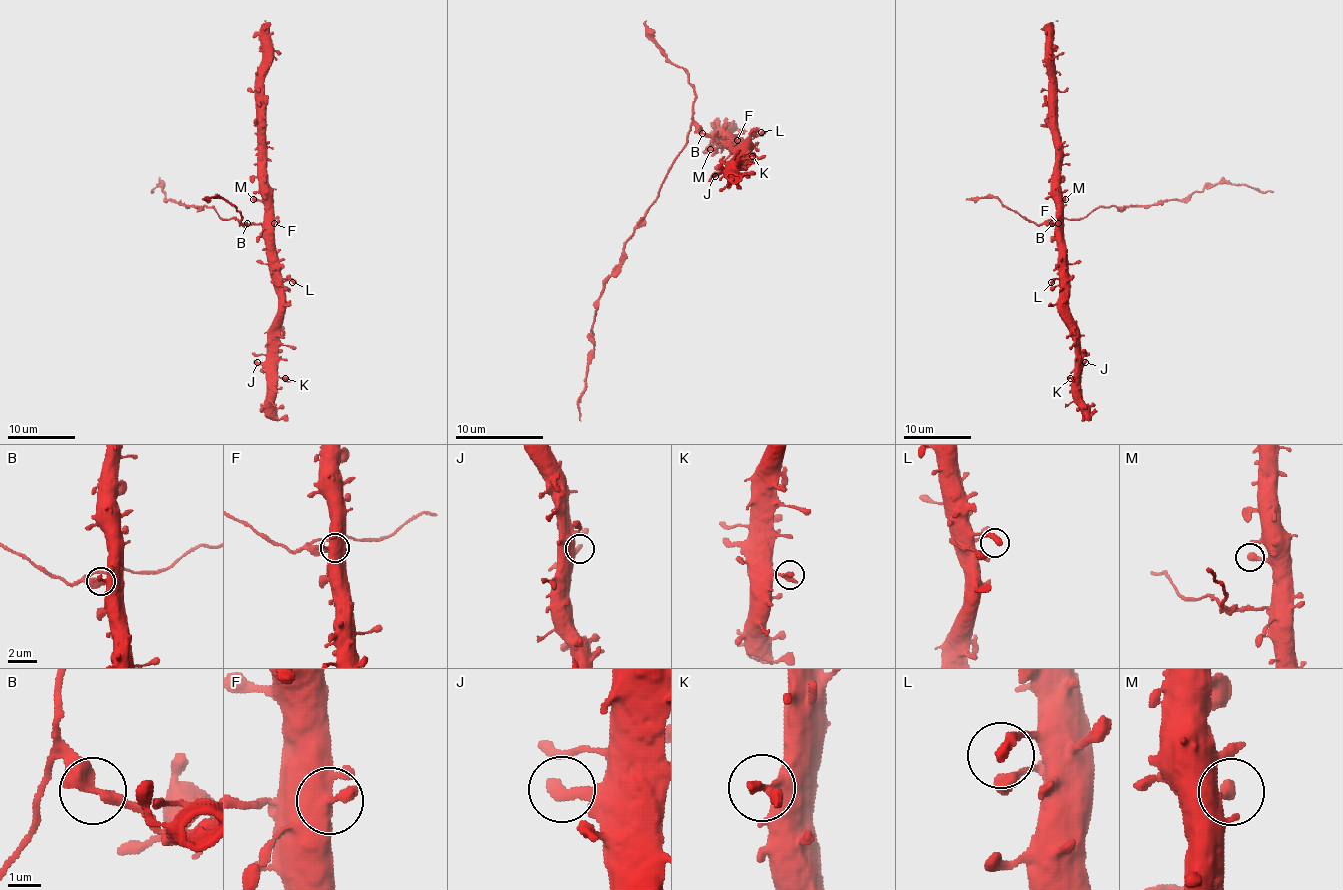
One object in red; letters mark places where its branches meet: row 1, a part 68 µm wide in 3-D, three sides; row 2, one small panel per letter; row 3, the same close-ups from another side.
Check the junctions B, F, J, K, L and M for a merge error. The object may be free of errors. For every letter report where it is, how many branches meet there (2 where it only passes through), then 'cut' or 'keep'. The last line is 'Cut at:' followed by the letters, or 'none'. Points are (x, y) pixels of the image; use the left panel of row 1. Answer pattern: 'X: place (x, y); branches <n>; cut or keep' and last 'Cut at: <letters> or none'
B: place (247, 223); branches 2; cut
F: place (274, 223); branches 2; keep
J: place (257, 362); branches 1; keep
K: place (285, 378); branches 2; keep
L: place (292, 282); branches 1; keep
M: place (253, 199); branches 1; keep
Cut at: B

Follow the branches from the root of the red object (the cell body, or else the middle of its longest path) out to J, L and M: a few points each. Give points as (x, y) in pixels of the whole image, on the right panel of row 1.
J: (1058, 220), (1046, 223), (1058, 223), (1061, 226), (1066, 313), (1077, 332), (1078, 357), (1085, 362)
L: (1058, 220), (1046, 223), (1058, 223), (1061, 226), (1061, 271), (1051, 282)
M: (1058, 220), (1046, 223), (1060, 223), (1060, 203), (1065, 199)

